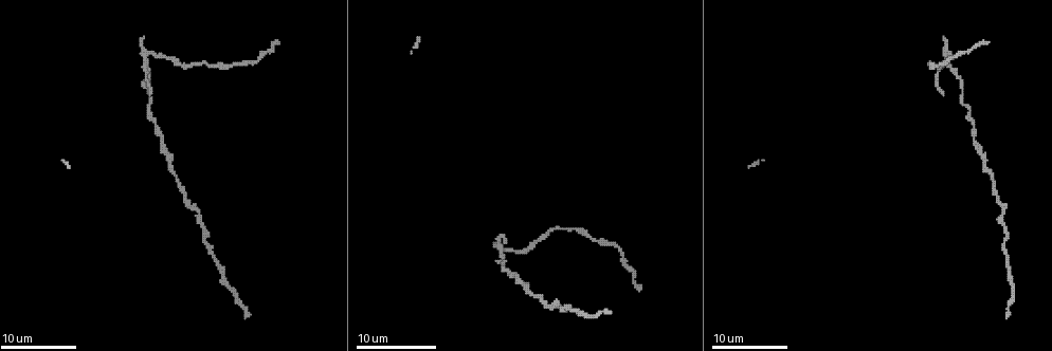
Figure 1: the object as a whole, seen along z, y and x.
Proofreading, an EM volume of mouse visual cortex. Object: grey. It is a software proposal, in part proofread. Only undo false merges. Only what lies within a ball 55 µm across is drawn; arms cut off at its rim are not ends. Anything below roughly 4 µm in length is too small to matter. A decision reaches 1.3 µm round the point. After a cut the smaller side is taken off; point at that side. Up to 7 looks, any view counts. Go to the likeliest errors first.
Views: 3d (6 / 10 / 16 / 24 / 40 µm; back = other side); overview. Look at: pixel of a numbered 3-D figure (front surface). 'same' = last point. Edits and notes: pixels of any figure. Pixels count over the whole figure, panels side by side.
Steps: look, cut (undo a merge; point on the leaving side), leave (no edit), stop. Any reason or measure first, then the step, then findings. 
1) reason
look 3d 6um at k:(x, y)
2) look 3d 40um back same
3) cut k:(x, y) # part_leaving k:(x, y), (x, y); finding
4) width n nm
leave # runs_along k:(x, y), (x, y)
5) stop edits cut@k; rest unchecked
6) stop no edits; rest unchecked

calibre changes
look 3d 16um at 1:(612, 243)

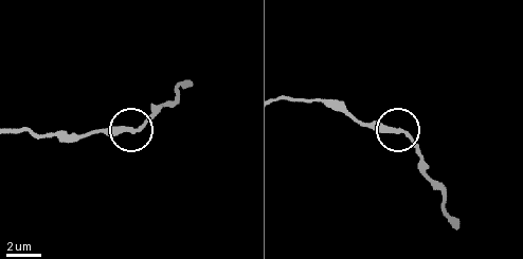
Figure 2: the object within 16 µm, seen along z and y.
look 3d 16um back at 2:(397, 130)

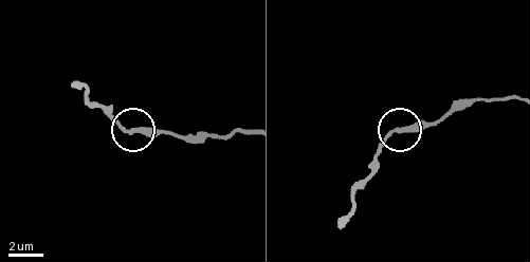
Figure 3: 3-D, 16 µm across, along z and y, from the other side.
leave # runs_along 3:(512, 98), (470, 98), (435, 120), (397, 129), (368, 165); all the same neuron

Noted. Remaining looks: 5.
side arm on a straight run
look 3d 6um at 1:(197, 209)

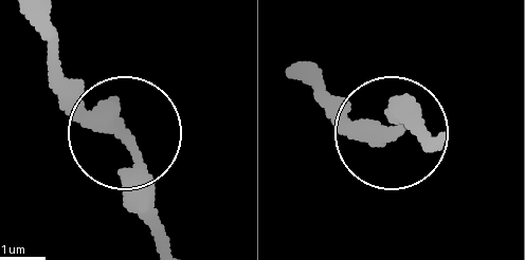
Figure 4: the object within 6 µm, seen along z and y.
arms 3
leave # all the same neuron

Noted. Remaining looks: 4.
calibre changes
look 3d 10um at 1:(937, 79)

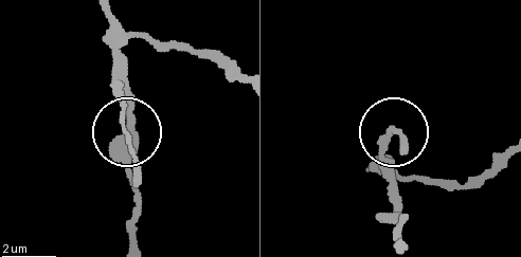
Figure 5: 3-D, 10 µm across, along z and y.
width 130 nm
leave # continuous, no second neuron

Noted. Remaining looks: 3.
sudden change in width
look 3d 10um at 1:(218, 66)

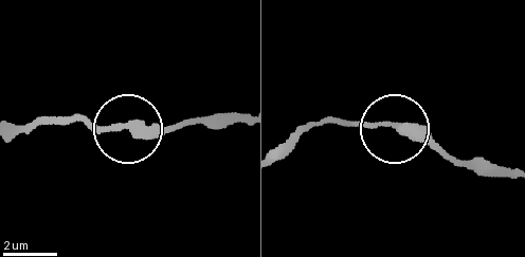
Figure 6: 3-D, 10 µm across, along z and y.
leave # continuous, no second neuron

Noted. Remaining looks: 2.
stop no edits; rest unchecked

